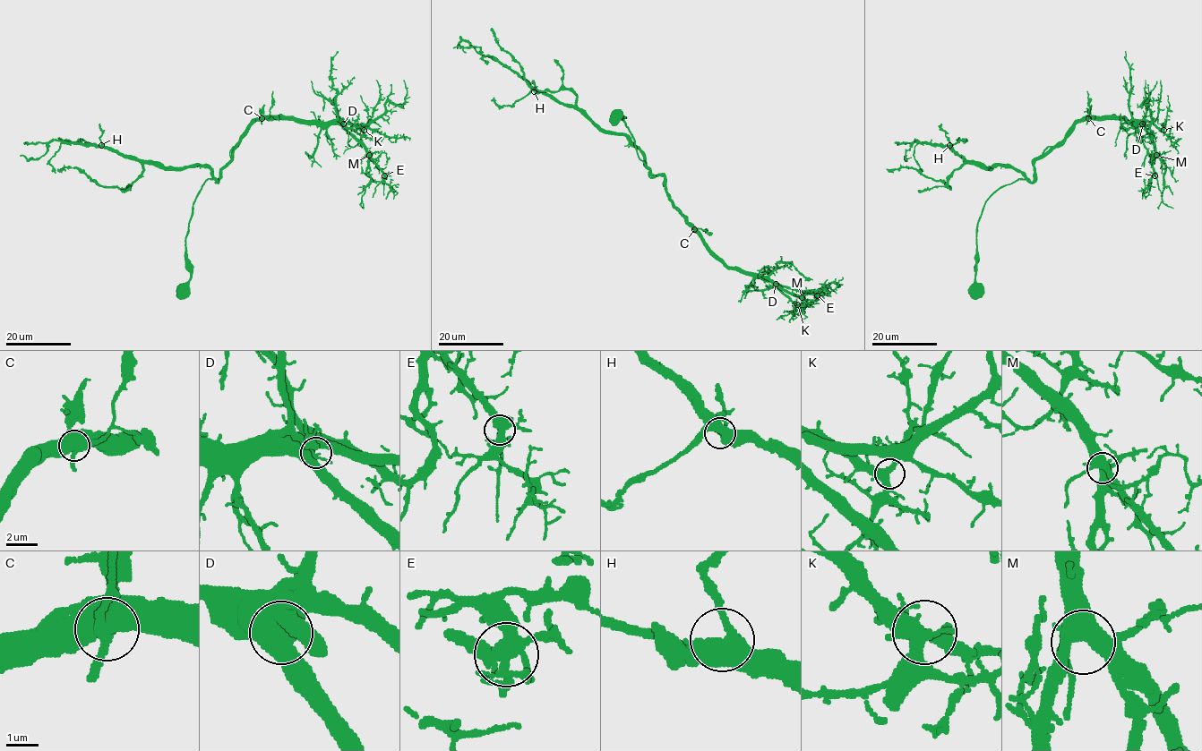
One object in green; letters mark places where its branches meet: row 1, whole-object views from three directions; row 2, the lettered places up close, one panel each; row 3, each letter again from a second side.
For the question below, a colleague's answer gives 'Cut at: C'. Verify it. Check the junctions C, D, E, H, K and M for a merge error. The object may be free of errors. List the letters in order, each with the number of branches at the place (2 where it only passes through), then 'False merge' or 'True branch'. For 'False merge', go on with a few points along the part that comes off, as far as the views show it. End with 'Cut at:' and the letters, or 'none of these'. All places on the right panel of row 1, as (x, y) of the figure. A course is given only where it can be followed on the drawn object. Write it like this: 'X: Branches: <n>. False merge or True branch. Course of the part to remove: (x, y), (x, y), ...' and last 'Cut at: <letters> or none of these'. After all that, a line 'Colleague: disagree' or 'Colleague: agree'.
C: Branches: 5. False merge. Course of the part to remove: (1087, 119), (1086, 91)
D: Branches: 3. True branch
E: Branches: 6. True branch
H: Branches: 4. True branch
K: Branches: 4. True branch
M: Branches: 4. True branch
Cut at: C
Colleague: agree

